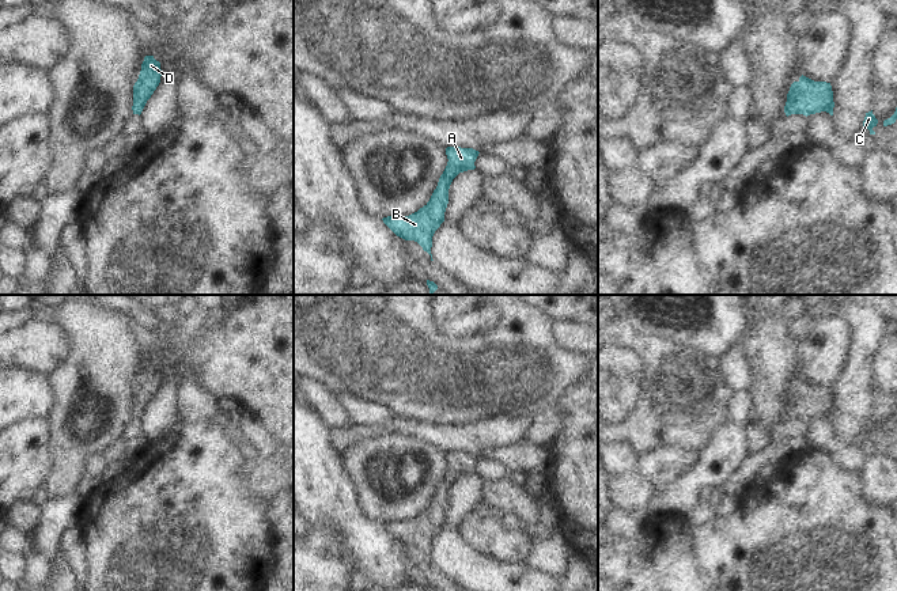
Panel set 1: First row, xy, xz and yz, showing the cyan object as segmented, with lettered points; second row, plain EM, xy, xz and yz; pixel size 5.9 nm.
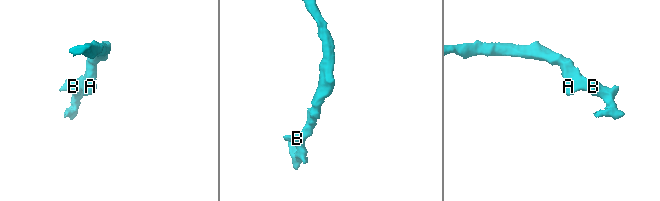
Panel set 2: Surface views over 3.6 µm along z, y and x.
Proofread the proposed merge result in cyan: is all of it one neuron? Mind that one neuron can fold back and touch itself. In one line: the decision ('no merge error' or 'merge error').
no merge error

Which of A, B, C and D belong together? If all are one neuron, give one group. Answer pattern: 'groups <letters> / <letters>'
groups A B C D

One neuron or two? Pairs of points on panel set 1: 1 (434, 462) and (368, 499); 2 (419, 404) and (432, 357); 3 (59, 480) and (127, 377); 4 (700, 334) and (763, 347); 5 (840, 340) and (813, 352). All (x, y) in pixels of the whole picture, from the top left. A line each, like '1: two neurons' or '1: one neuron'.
1: one neuron
2: one neuron
3: one neuron
4: two neurons
5: one neuron

